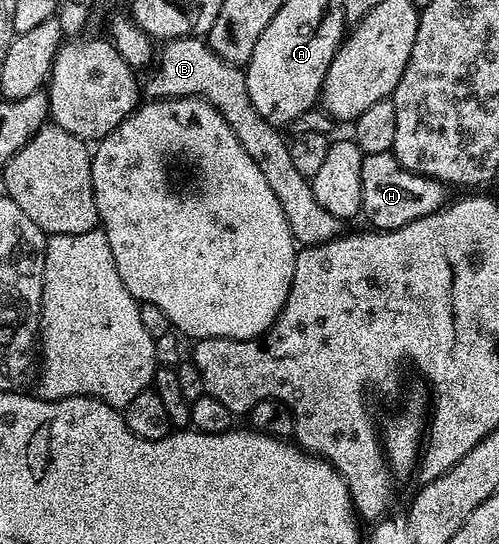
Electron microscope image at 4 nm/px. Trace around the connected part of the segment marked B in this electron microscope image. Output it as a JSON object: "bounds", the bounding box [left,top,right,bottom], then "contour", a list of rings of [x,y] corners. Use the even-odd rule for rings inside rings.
{"bounds":[144,36,342,247],"contour":[[[201,36],[171,38],[162,46],[149,74],[153,75],[147,80],[144,79],[144,97],[149,100],[190,96],[205,98],[227,120],[231,132],[235,132],[251,160],[259,164],[259,172],[263,172],[267,184],[271,184],[271,192],[275,192],[275,200],[279,200],[279,208],[283,208],[283,216],[287,216],[287,224],[294,239],[302,247],[307,247],[318,246],[338,237],[342,233],[342,219],[327,212],[327,208],[323,208],[323,204],[315,200],[312,181],[304,178],[295,169],[289,142],[281,135],[284,133],[263,116],[259,116],[259,112],[255,112],[255,104],[251,104],[251,95],[247,93],[244,69],[238,63],[220,58]]]}

